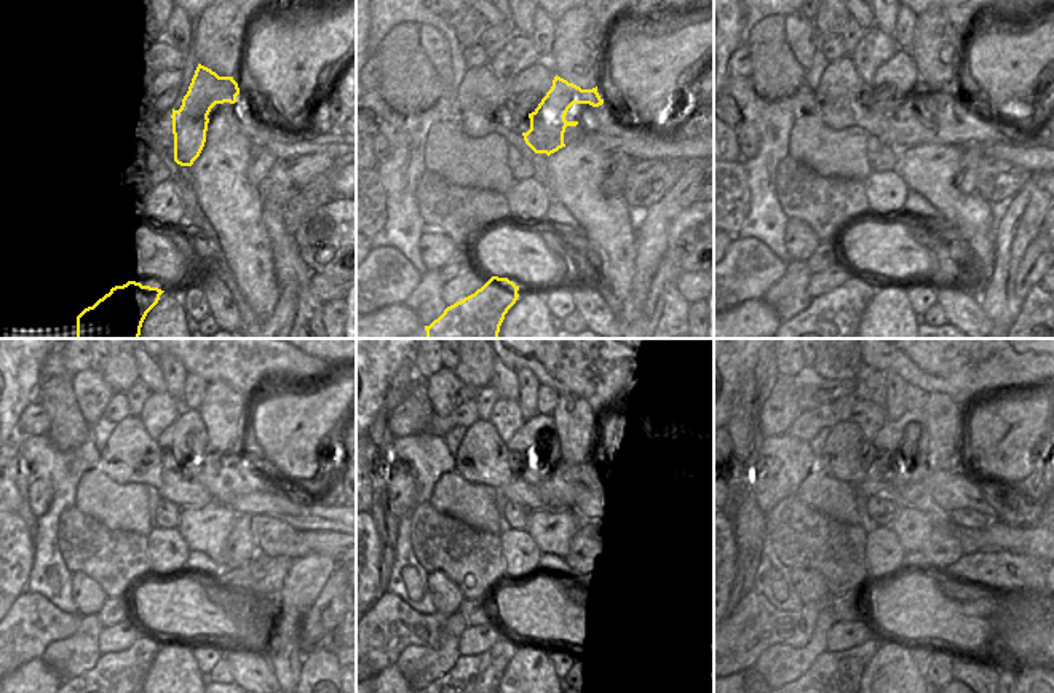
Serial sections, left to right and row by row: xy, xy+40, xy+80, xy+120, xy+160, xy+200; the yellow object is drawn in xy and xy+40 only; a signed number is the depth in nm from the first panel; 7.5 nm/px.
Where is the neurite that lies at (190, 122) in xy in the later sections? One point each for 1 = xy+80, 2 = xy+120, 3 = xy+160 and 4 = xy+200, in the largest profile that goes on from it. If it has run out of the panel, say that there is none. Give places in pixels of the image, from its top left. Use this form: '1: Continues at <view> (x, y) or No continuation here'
1: Continues at xy+80 (907, 118)
2: Continues at xy+120 (192, 476)
3: Continues at xy+160 (556, 484)
4: Continues at xy+200 (911, 494).

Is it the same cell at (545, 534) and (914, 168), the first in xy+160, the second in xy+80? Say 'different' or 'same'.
same

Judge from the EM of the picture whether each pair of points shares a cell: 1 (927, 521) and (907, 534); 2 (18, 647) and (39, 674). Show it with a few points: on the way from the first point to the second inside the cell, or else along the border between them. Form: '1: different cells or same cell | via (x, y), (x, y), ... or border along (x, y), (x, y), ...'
1: same cell | via (922, 524), (912, 529)
2: different cells | border along (40, 657), (27, 660), (16, 669)

